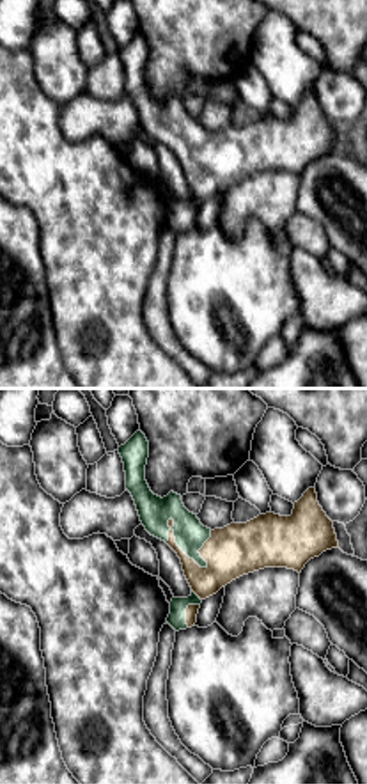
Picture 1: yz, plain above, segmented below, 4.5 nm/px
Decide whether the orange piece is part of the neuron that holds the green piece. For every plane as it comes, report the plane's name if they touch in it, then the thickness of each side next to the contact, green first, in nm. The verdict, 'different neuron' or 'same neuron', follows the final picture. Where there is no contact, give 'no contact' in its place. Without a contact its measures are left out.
contact in yz; calibres 150 and 240 nm

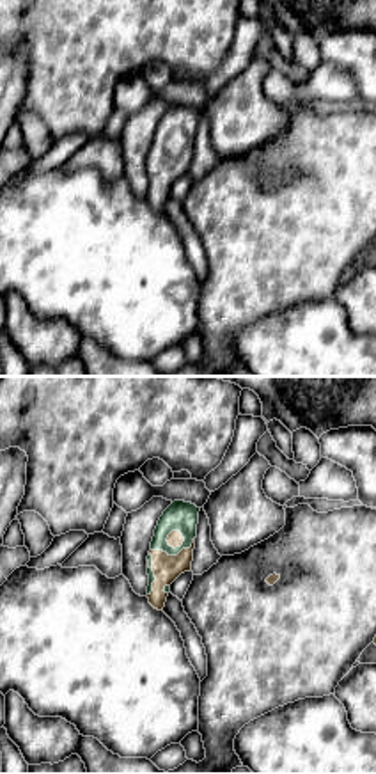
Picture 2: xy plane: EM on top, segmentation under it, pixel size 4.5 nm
contact in xy; calibres 140 and 120 nm

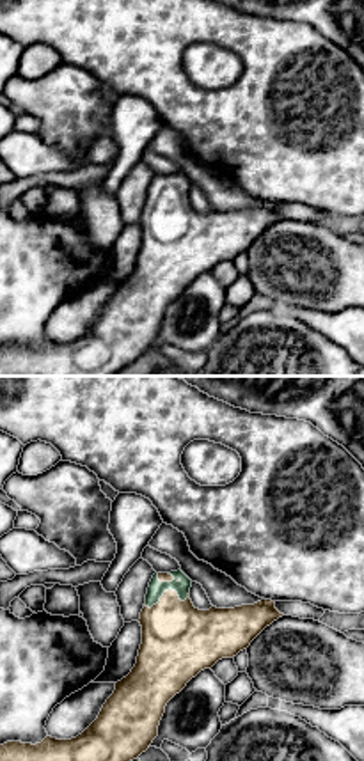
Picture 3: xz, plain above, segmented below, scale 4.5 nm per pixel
contact in xz; calibres 80 and 340 nm

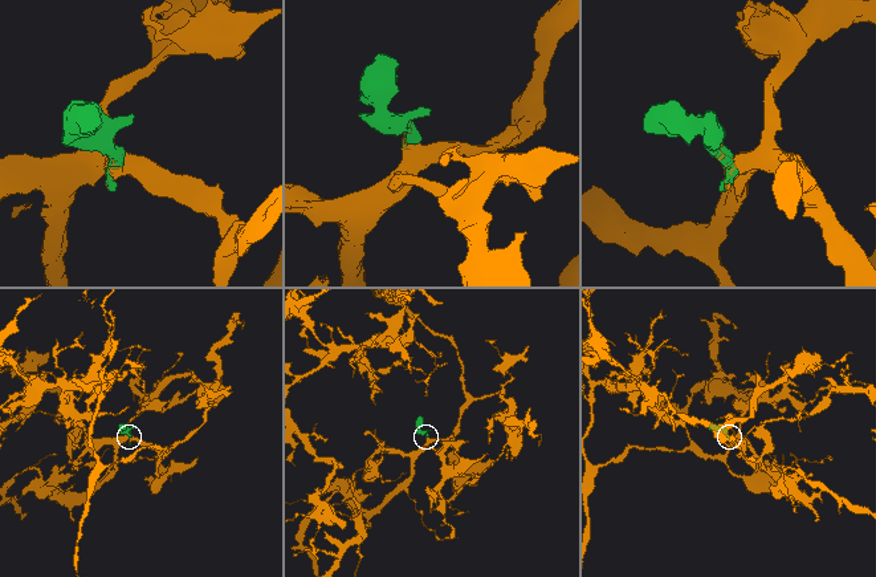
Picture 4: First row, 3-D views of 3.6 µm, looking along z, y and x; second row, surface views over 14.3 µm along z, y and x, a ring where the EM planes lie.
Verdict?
same neuron

